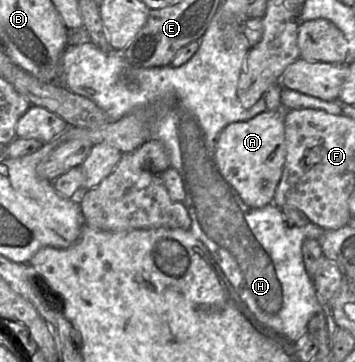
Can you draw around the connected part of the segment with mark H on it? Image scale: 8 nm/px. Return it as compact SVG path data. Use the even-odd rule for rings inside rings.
M237 22L226 25L224 42L213 41L206 44L200 40L197 52L180 67L135 67L127 62L123 51L111 48L108 52L103 52L89 40L66 47L62 57L61 86L93 101L107 113L111 121L118 121L132 110L151 103L169 104L170 110L156 121L150 139L160 140L164 144L170 156L171 167L179 172L183 180L185 199L182 203L191 218L190 231L209 249L254 317L296 342L307 331L310 319L321 305L305 267L302 244L306 239L318 240L325 230L312 223L304 227L290 225L274 203L262 208L247 206L224 178L216 160L217 139L227 125L250 120L267 110L265 97L249 109L245 109L237 97L237 85L249 49L241 24Z

